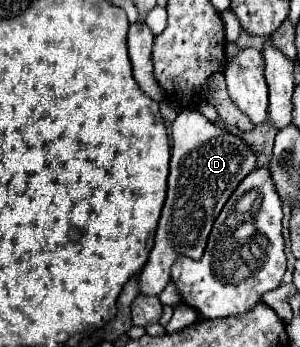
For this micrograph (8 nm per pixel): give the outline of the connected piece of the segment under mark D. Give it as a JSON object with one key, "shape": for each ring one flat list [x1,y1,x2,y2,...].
{"shape":[[182,109,182,113,172,123,168,195,158,221,154,247,150,251,148,263,140,273,140,293,160,295,160,291,170,281,170,265,174,263,174,257,202,257,218,213,240,185,240,181,254,169,256,153,244,139,208,121,196,109]]}

